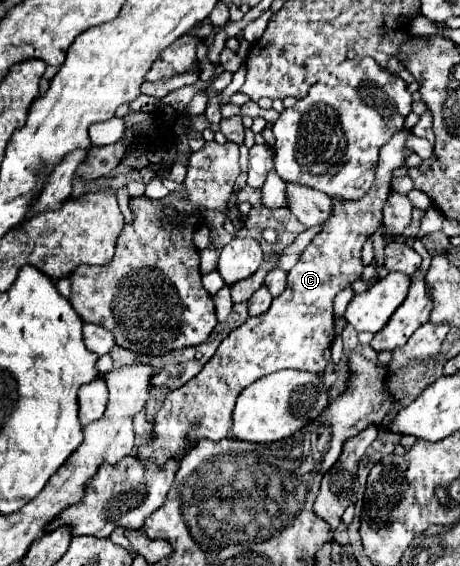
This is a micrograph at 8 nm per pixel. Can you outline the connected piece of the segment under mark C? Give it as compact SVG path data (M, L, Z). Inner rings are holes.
M402 129L398 135L394 135L394 139L390 139L386 147L382 147L376 179L362 199L332 199L330 217L322 225L320 233L316 233L310 245L304 249L300 261L288 271L288 287L280 297L272 301L270 309L264 315L248 317L240 327L232 329L230 335L226 335L220 343L214 357L204 365L204 369L186 385L166 395L160 411L154 417L158 433L154 441L146 441L144 447L138 449L138 457L158 463L166 463L168 459L182 459L182 453L190 449L184 439L190 423L200 423L200 439L224 439L232 427L236 397L244 387L264 375L280 369L316 373L324 371L324 351L334 341L334 297L354 281L360 281L364 267L360 259L362 247L382 221L382 207L392 191L392 173L404 165L406 157L412 153L412 149L406 147L410 135L410 129Z

